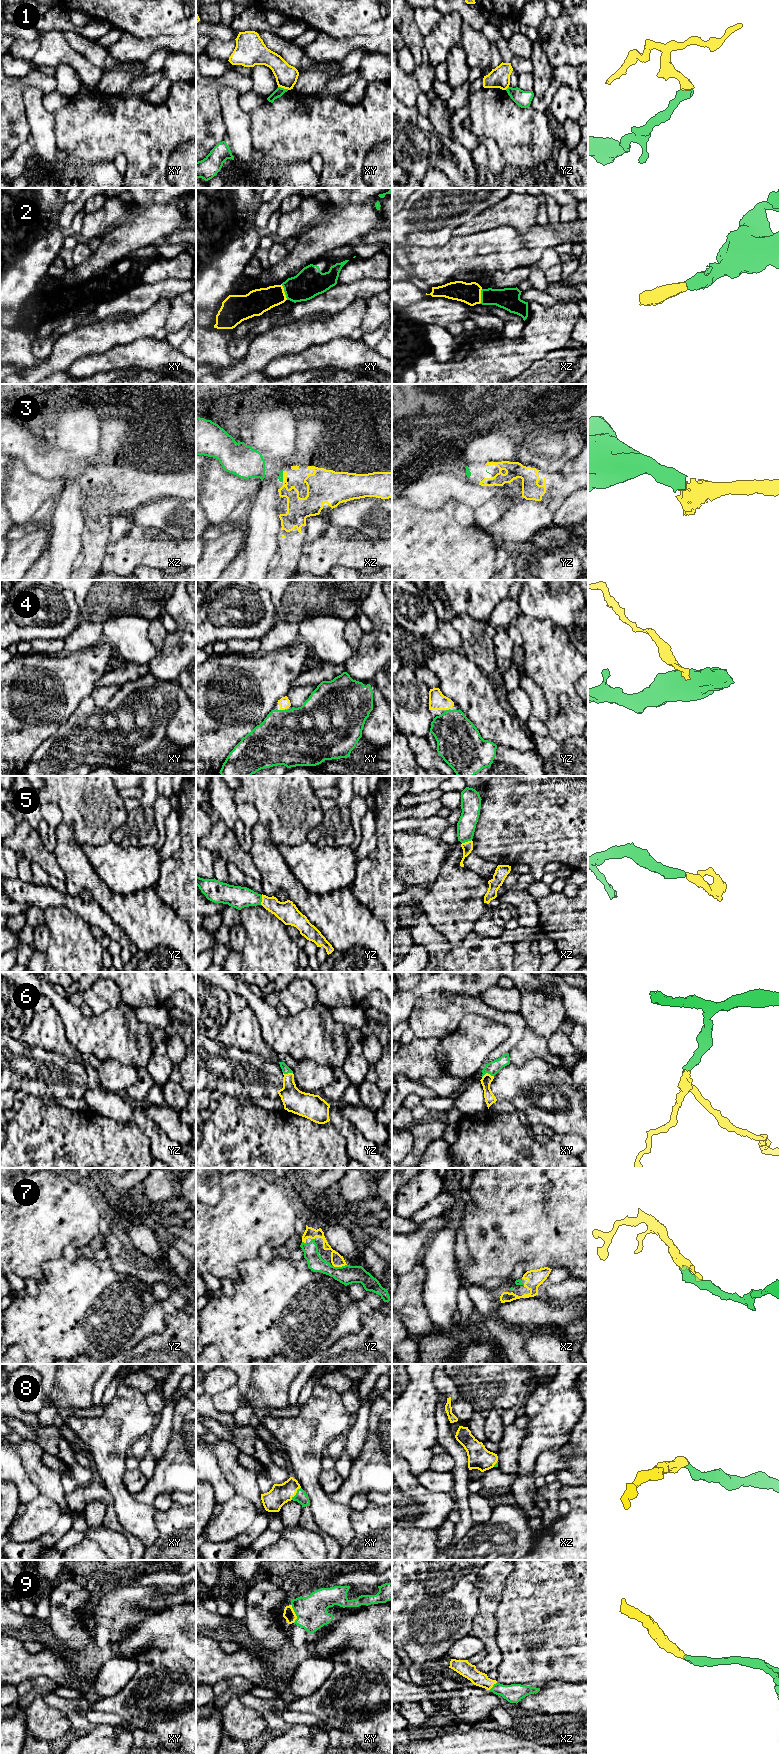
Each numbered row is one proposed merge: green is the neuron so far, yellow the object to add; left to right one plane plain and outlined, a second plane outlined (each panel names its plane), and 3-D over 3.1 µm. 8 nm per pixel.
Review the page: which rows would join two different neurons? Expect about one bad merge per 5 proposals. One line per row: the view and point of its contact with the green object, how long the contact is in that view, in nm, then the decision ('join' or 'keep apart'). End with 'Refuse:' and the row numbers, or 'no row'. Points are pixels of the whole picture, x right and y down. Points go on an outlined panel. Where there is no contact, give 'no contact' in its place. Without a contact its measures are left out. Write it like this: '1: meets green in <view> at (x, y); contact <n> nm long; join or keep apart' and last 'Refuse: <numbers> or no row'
1: meets green in xy at (283, 88); contact 90 nm long; keep apart
2: meets green in xy at (284, 291); contact 140 nm long; join
3: meets green in xz at (282, 476); contact 90 nm long; join
4: meets green in xy at (282, 710); contact 50 nm long; join
5: meets green in yz at (261, 900); contact 80 nm long; join
6: meets green in xy at (487, 1072); contact 100 nm long; join
7: meets green in yz at (339, 1267); contact 110 nm long; join
8: meets green in xy at (296, 1493); contact 130 nm long; join
9: meets green in xy at (295, 1613); contact 150 nm long; join
Refuse: 1

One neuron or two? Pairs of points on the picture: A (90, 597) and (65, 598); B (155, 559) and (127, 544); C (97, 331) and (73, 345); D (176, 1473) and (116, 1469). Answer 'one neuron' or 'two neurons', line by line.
A: two neurons
B: one neuron
C: one neuron
D: two neurons

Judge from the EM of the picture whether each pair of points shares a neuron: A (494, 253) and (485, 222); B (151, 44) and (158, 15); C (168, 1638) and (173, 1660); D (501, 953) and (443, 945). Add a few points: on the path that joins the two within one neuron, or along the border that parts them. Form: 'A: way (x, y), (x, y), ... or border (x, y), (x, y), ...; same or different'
A: border (510, 225), (498, 225), (491, 229), (464, 236); different
B: border (130, 32), (139, 37), (177, 36); different
C: border (148, 1650), (176, 1649), (185, 1656); different
D: way (487, 953), (457, 952); same

